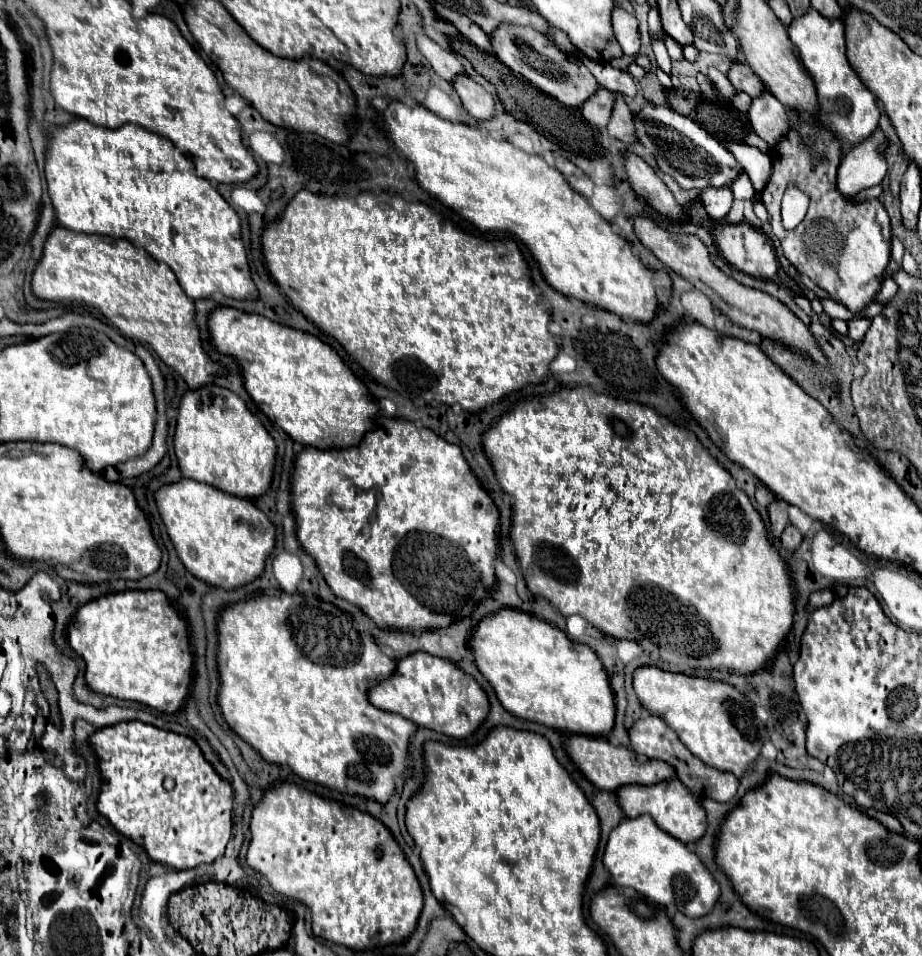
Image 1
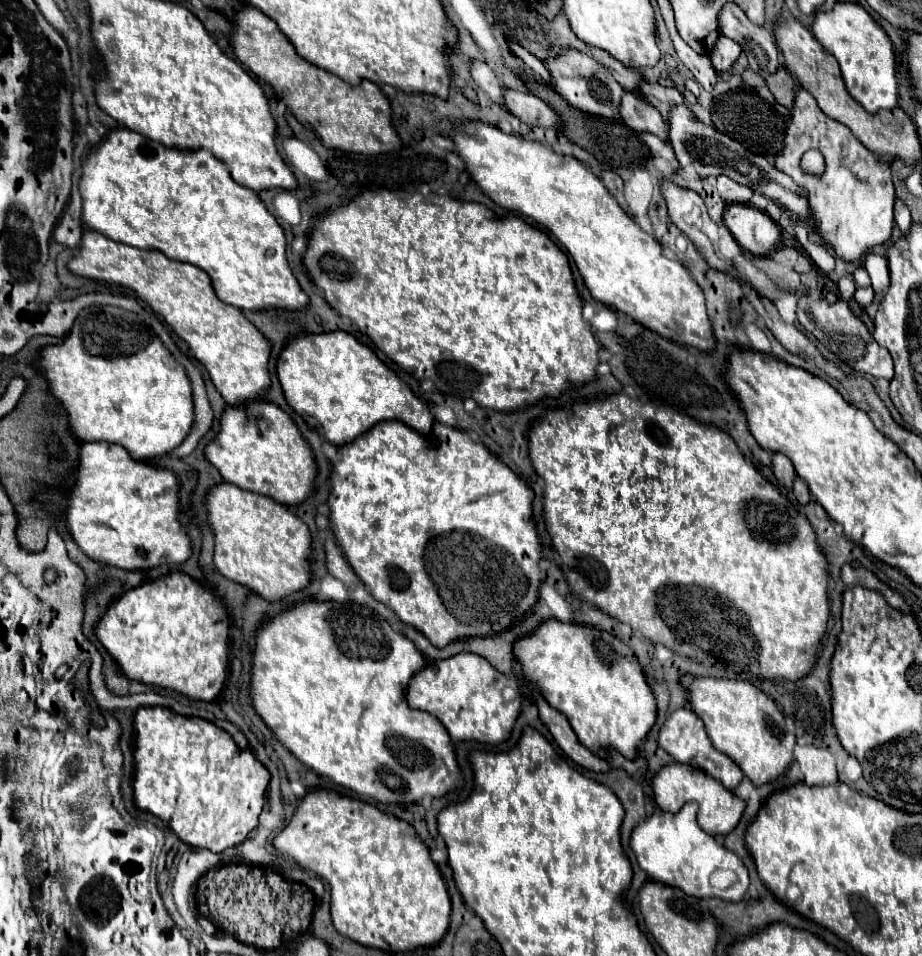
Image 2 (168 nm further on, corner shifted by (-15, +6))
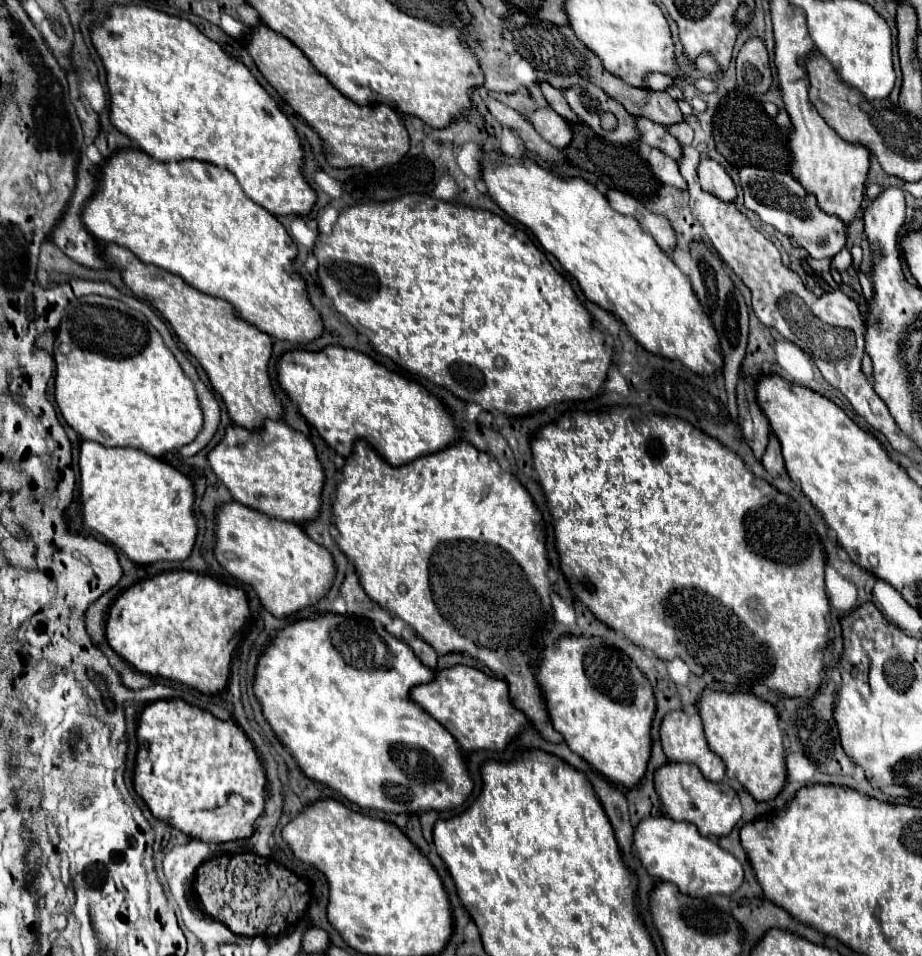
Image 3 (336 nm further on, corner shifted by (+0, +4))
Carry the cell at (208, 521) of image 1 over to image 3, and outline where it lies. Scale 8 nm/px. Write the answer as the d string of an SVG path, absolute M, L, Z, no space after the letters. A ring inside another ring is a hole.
M237 501L219 509L215 557L233 577L249 583L261 597L263 607L275 617L295 615L321 601L337 573L333 555L311 541L301 525L271 519Z

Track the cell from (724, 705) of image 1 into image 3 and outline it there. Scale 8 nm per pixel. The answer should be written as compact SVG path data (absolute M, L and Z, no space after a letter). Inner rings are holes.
M705 691L699 701L705 737L713 753L727 765L727 777L737 779L757 801L771 801L785 787L785 745L777 711L749 693Z

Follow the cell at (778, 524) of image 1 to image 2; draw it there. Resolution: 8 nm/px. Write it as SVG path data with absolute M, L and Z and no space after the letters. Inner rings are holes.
M772 455L772 463L774 463L774 475L776 475L776 479L788 491L792 491L794 489L794 477L796 477L796 471L794 471L792 463L786 457L782 457L782 455Z

